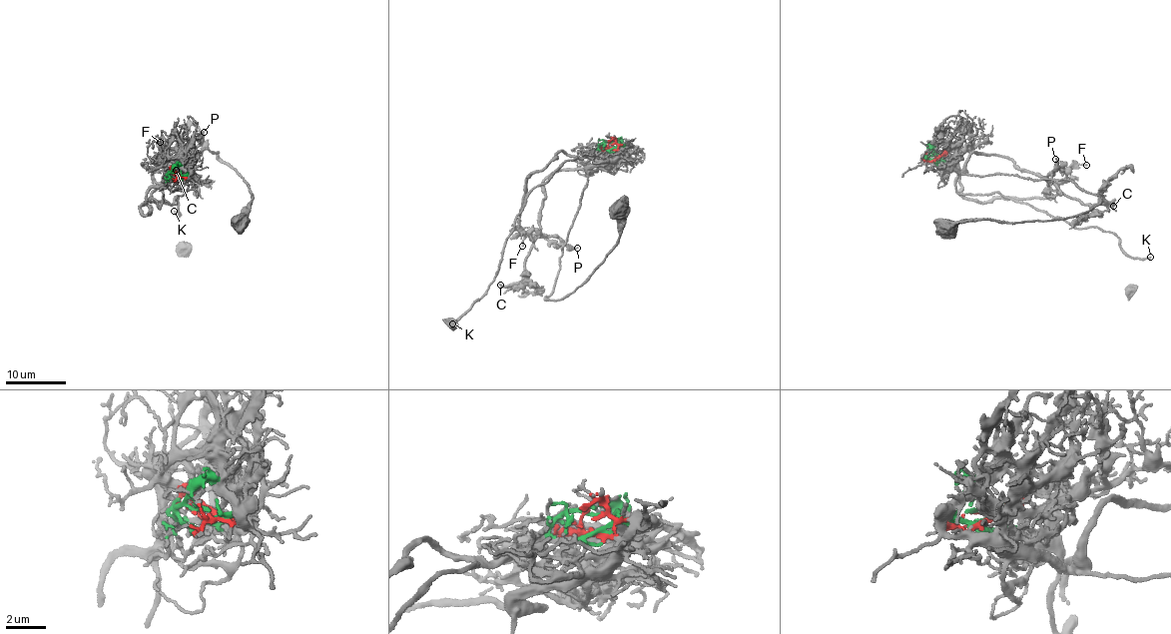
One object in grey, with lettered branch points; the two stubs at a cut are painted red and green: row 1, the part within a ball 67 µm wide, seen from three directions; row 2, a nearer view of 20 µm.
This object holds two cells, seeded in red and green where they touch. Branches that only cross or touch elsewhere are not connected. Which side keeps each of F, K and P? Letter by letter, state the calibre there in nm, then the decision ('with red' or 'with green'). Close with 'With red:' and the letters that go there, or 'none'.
F: 150 nm thick; with green
K: 220 nm thick; with green
P: 190 nm thick; with green
With red: none

